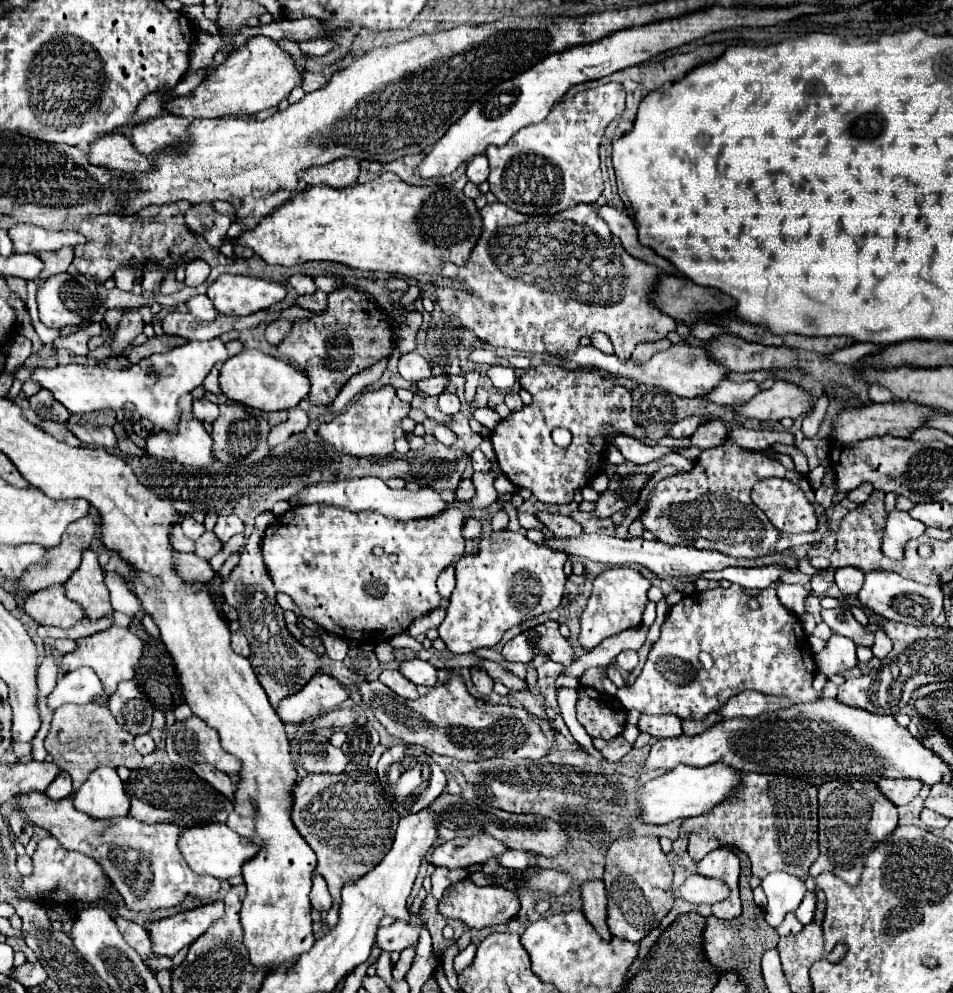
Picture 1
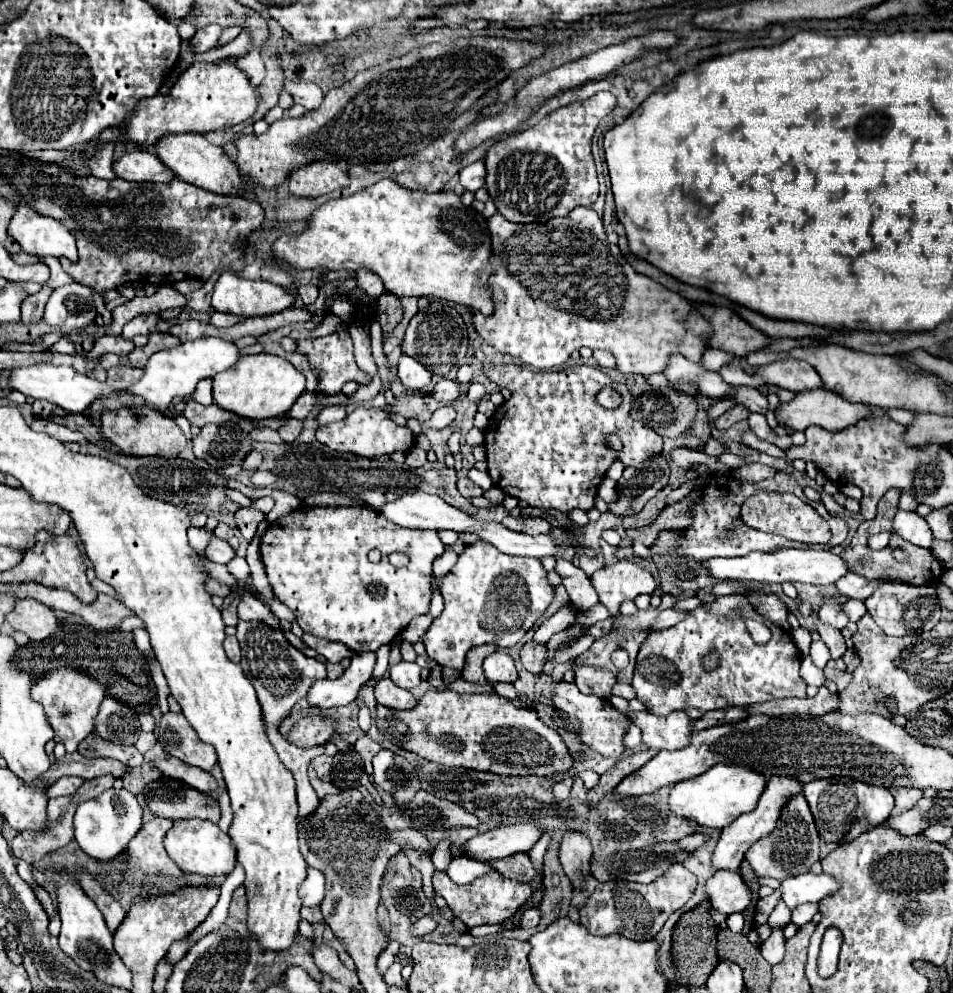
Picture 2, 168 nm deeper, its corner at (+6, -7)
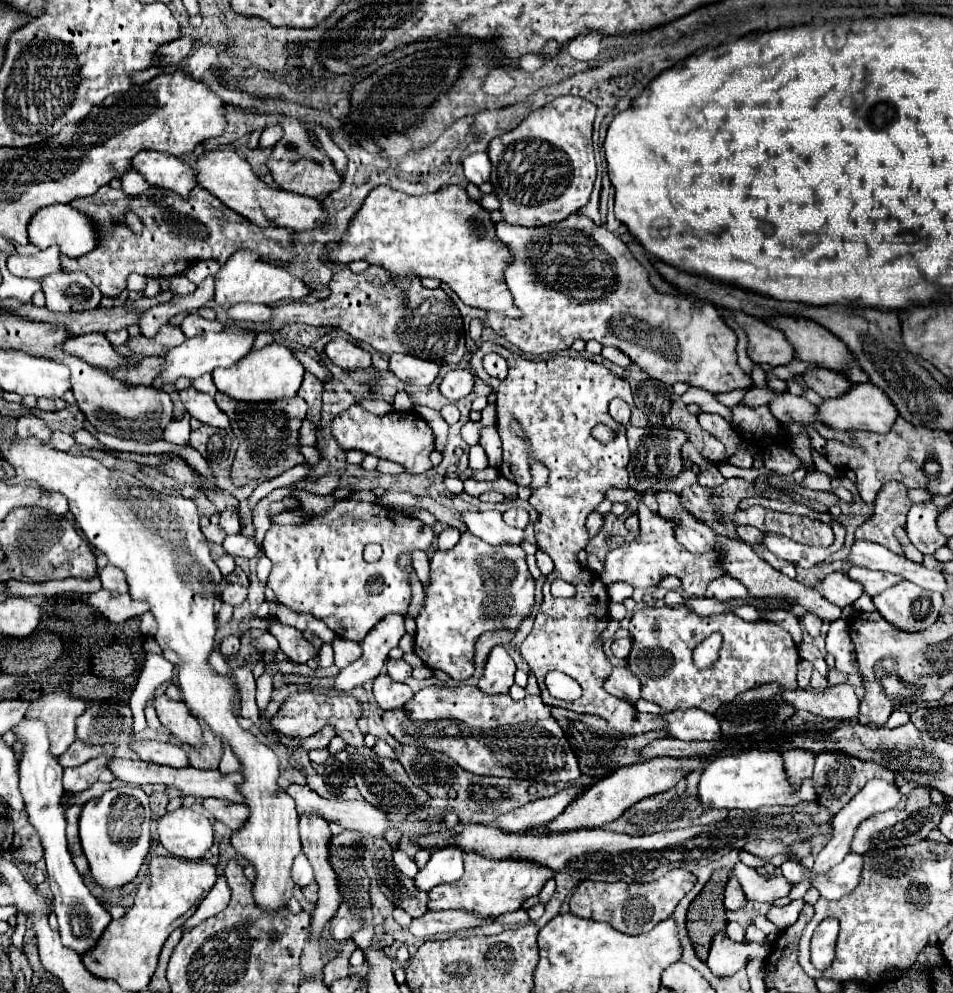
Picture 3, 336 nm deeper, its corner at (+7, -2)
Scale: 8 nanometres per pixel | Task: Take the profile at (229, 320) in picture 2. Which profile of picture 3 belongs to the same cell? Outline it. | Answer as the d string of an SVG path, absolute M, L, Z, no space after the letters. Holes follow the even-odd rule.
M237 303L229 309L229 319L233 321L247 321L247 323L255 323L255 321L267 321L271 319L271 307L267 305L255 305L255 303Z

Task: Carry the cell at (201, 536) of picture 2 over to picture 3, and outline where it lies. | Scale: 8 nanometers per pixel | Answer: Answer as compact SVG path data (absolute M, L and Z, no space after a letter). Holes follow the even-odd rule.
M209 525L209 527L203 529L203 535L205 535L211 543L223 543L223 539L225 539L227 533L225 533L219 525Z

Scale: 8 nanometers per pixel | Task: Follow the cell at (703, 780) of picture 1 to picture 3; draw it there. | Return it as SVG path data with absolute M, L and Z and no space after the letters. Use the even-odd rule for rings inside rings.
M749 749L741 751L735 757L717 757L711 761L701 775L699 781L699 799L705 805L715 809L759 809L763 805L799 805L799 803L815 803L817 791L813 779L803 779L799 787L795 787L785 773L785 763L781 753L777 751L759 751Z

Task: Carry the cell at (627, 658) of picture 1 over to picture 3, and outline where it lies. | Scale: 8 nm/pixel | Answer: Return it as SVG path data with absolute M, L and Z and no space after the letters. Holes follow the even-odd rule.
M615 639L611 645L613 655L619 659L625 659L629 655L629 649L631 649L631 639Z

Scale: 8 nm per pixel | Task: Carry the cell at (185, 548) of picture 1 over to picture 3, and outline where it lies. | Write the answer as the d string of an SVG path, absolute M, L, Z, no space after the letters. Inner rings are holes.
M269 619L269 623L271 623L269 633L277 637L281 651L291 661L295 661L295 663L307 663L309 659L313 659L313 657L319 655L319 651L309 641L303 639L301 631L293 629L293 627L287 627L287 625L283 625L277 619Z

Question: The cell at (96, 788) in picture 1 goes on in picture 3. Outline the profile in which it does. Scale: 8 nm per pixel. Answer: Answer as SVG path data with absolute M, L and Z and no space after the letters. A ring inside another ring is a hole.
M123 785L109 789L103 797L87 801L79 817L81 847L89 861L91 879L107 891L123 889L133 883L151 847L151 809L149 797L141 787Z

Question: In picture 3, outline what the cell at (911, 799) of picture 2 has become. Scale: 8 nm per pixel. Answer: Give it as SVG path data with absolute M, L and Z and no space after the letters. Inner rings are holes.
M919 787L915 789L909 797L907 797L907 803L905 803L905 809L909 813L915 813L915 811L921 811L925 807L931 805L931 797L929 797L929 791L925 787Z

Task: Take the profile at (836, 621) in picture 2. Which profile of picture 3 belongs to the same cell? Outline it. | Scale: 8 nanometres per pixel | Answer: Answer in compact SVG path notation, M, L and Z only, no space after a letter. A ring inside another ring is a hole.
M835 571L831 575L827 575L821 583L821 589L823 589L823 597L839 607L847 607L847 605L853 605L861 593L863 593L863 587L861 583L853 581L847 573L843 571Z

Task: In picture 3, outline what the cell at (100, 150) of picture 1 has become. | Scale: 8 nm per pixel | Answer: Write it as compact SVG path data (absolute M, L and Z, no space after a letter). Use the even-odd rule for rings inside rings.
M139 153L133 161L133 169L139 171L147 183L179 193L183 199L187 199L191 189L197 185L195 169L175 155Z

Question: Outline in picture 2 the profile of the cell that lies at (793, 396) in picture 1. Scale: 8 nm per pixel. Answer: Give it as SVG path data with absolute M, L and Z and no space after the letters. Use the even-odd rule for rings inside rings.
M824 388L798 392L798 394L794 394L794 398L790 402L778 404L778 408L776 408L776 420L780 420L782 424L786 424L794 430L806 430L812 424L822 426L826 430L844 430L844 428L856 424L860 418L866 418L868 414L870 414L870 410L866 404L852 404Z

